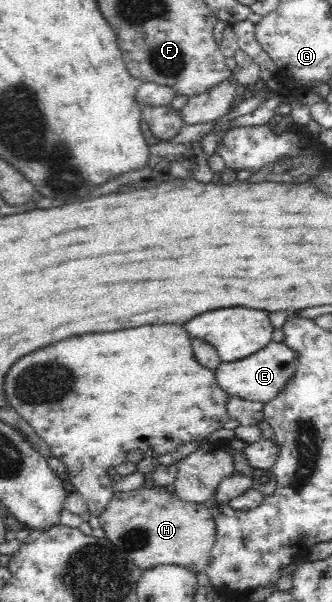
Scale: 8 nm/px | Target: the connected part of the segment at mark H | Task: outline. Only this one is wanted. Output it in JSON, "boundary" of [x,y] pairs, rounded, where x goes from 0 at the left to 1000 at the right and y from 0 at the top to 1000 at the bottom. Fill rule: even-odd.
{"boundary":[[[467,804],[461,811],[346,819],[295,859],[316,892],[373,914],[428,949],[476,939],[539,939],[593,953],[630,937],[651,899],[648,862],[630,836],[548,832],[527,817]]]}

